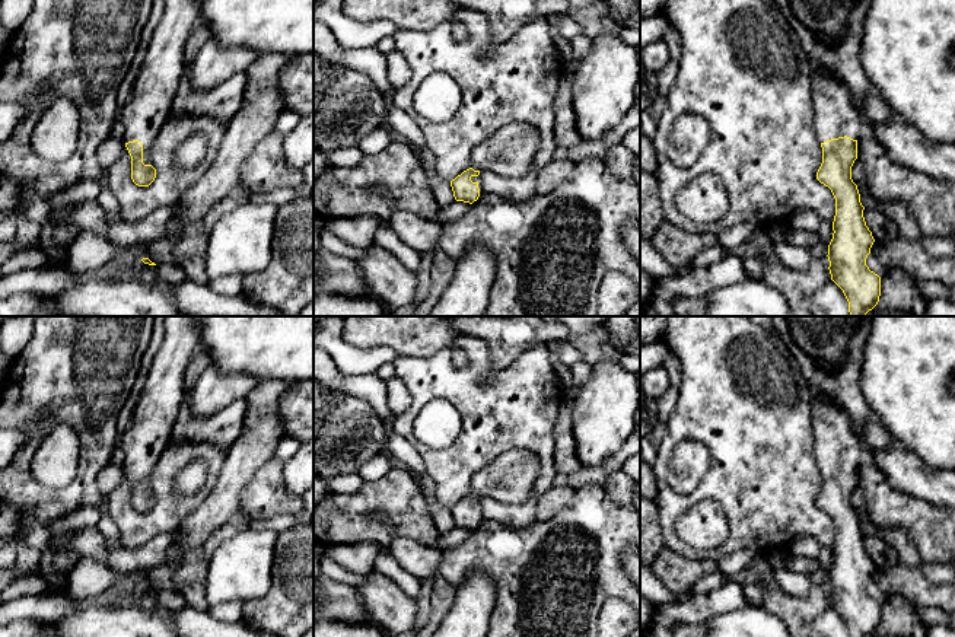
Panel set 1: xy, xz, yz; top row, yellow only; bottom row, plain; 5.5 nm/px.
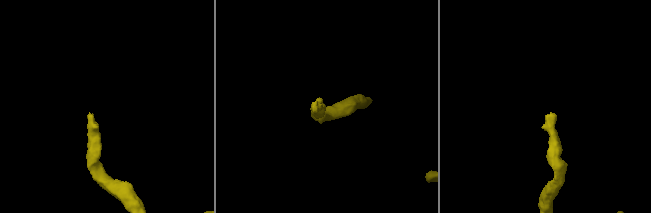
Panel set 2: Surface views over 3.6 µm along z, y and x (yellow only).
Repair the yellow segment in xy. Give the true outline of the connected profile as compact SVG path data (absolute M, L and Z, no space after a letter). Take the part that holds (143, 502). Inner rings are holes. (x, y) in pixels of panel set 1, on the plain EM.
M165 316L162 345L152 360L131 421L118 440L125 455L121 468L131 482L131 506L139 513L149 513L156 504L149 478L172 440L187 364L200 341L197 324L197 316Z

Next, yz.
M822 396L811 399L811 417L814 423L814 453L822 474L822 490L816 506L828 513L835 525L835 542L833 548L833 566L828 571L831 606L843 617L849 637L872 637L881 622L881 603L869 596L866 585L875 568L866 552L857 512L851 506L851 493L857 485L857 466L865 462L860 439L854 433L847 411L837 402Z

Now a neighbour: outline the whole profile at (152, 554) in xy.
M178 529L159 534L147 541L144 545L128 548L109 548L108 564L111 568L120 573L136 573L140 570L152 570L165 564L165 552L174 544L178 535Z

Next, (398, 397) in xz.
M397 376L386 380L386 399L394 415L408 410L411 405L408 389Z

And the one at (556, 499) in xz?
M569 485L547 490L537 501L537 520L554 517L567 506L573 494L574 490Z

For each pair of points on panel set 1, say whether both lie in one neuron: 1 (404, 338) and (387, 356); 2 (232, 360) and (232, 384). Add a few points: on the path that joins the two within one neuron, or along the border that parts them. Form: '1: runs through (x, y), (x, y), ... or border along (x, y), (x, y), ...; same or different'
1: border along (357, 347), (390, 347), (398, 356); different
2: border along (210, 362), (223, 373), (251, 373), (258, 381); different

